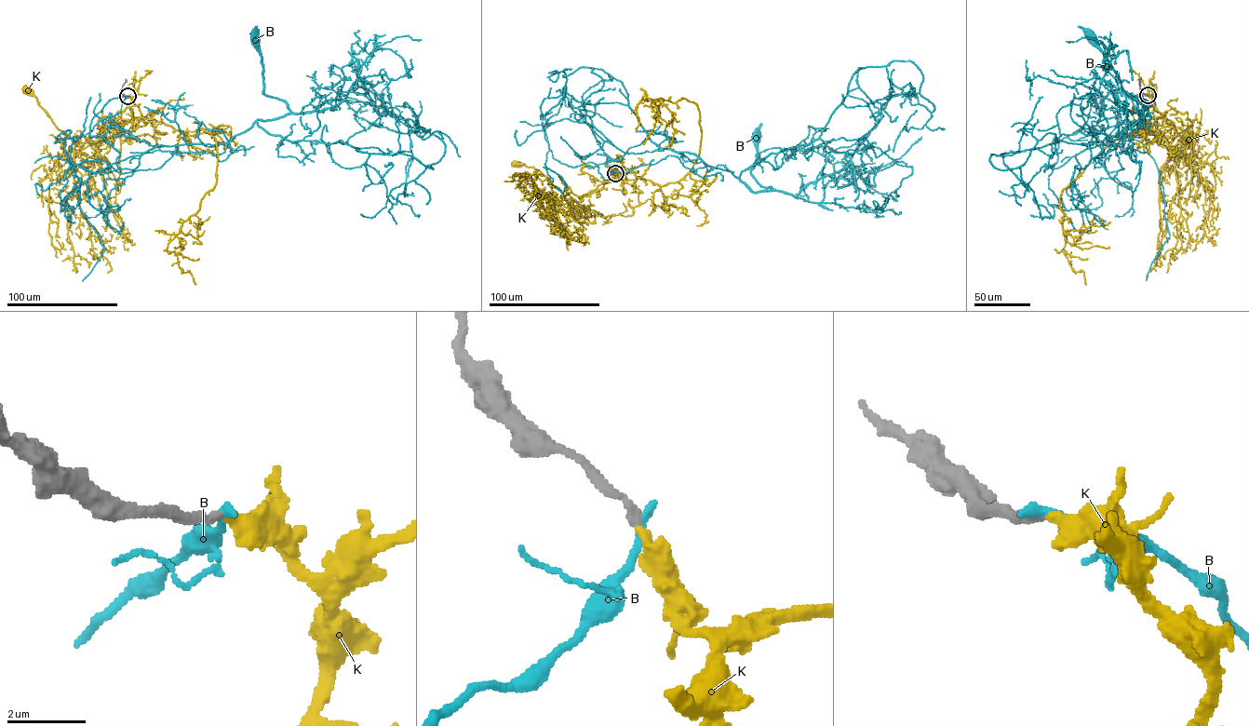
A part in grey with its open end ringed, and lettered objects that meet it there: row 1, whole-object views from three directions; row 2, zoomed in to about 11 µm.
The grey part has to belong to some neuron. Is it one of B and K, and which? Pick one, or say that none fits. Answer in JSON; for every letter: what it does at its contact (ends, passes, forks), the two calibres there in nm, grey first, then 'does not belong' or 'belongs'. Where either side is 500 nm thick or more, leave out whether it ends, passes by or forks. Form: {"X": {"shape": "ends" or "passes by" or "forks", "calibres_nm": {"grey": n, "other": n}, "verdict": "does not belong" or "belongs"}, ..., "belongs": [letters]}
{"B": {"shape": "ends", "calibres_nm": {"grey": 220, "other": 240}, "verdict": "does not belong"}, "K": {"shape": "ends", "calibres_nm": {"grey": 200, "other": 320}, "verdict": "belongs"}, "belongs": ["K"]}

